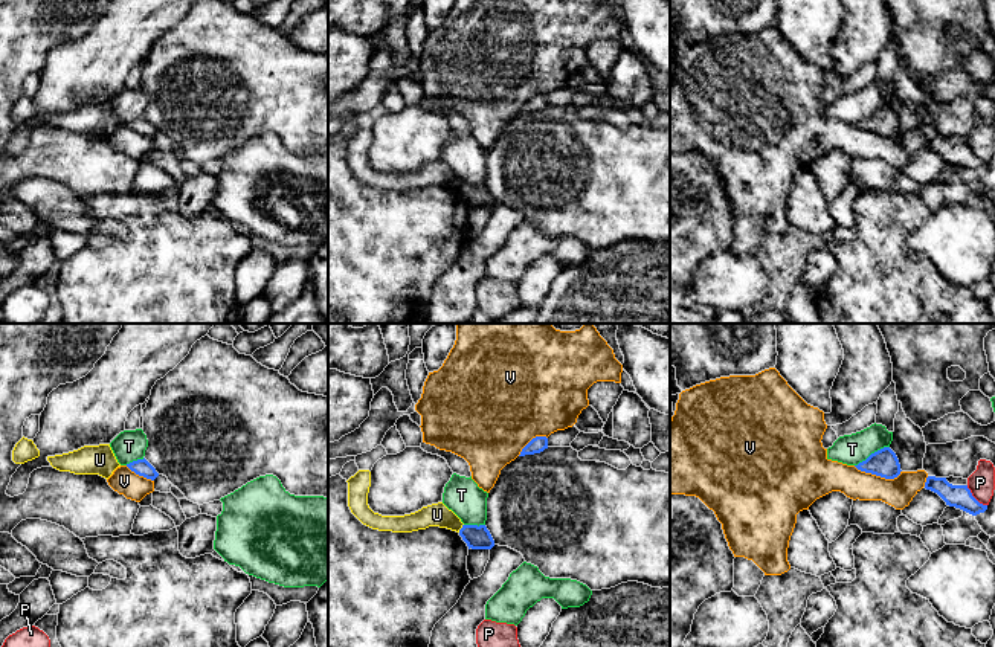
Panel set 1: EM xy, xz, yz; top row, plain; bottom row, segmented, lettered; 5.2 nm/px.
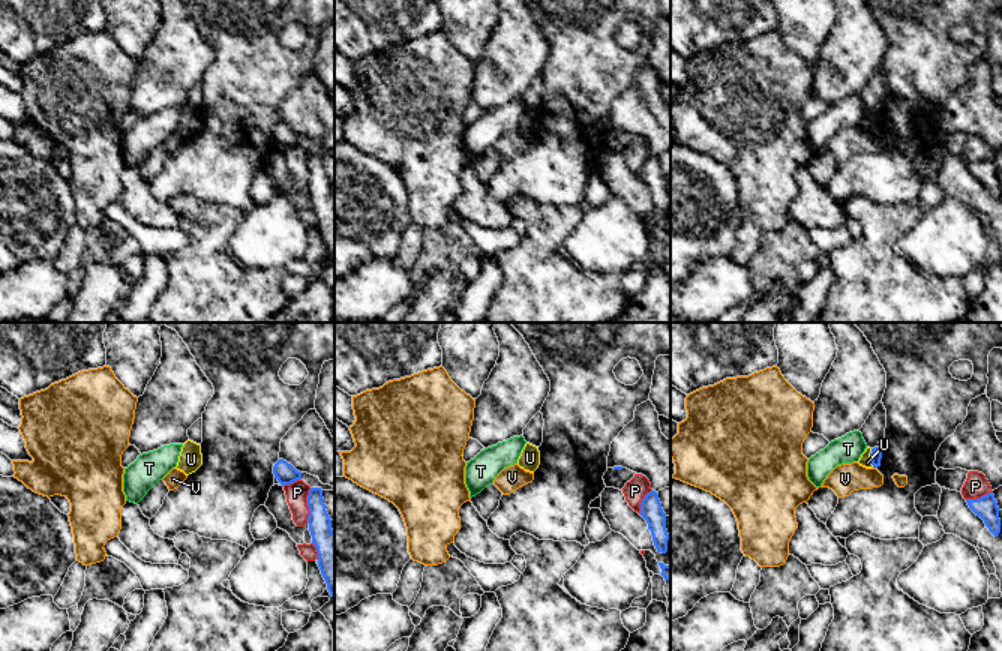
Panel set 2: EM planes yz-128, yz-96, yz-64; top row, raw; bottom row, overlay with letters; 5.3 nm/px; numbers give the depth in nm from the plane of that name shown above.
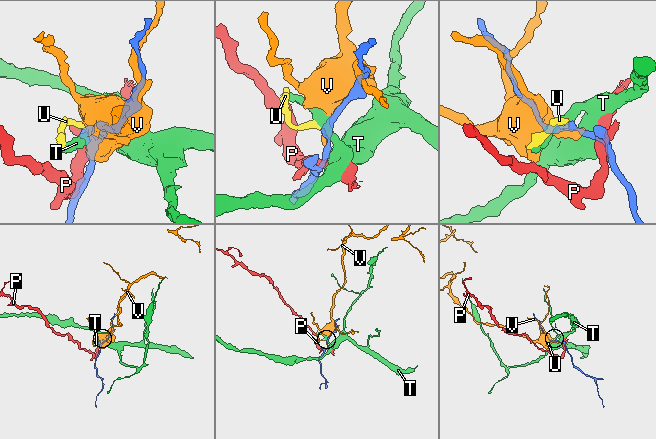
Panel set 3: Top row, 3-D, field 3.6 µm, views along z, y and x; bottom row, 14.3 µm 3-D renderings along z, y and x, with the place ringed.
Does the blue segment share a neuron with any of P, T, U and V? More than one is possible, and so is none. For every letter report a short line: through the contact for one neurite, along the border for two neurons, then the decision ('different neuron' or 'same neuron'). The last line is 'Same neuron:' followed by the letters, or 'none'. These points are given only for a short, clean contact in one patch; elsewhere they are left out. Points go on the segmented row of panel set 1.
P: different neuron
T: different neuron
U: line xz (463, 524), (458, 531); different neuron
V: different neuron
Same neuron: none

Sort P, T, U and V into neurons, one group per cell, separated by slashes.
P / T / U / V

